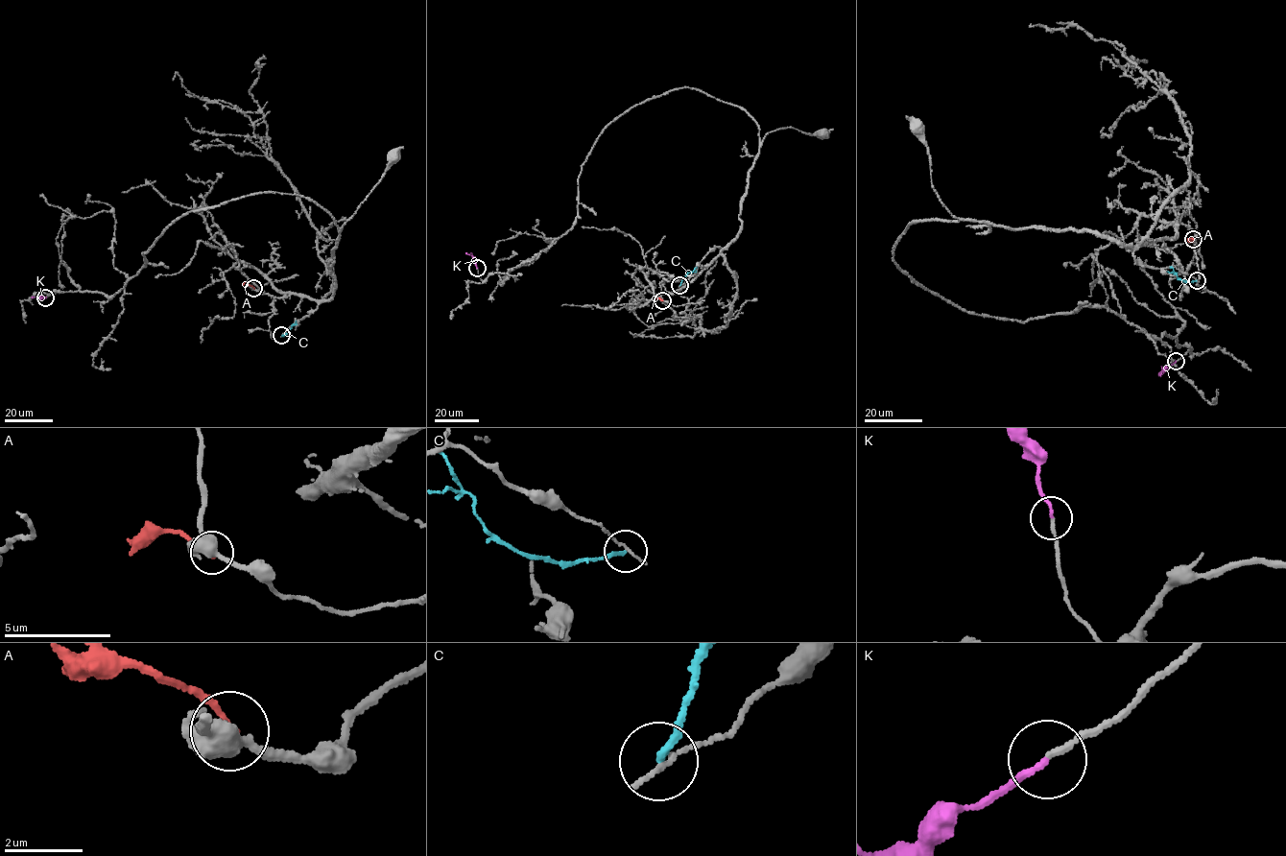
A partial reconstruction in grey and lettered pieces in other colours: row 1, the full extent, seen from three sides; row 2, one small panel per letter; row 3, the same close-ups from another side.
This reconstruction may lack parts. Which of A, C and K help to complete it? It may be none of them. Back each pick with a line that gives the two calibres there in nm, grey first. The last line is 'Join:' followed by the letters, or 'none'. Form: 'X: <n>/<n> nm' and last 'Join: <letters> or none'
K: 150/150 nm
Join: K

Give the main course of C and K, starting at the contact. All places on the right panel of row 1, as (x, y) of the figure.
C: (1196, 280), (1180, 279), (1176, 273), (1167, 271)
K: (1176, 361), (1167, 365), (1160, 375)

